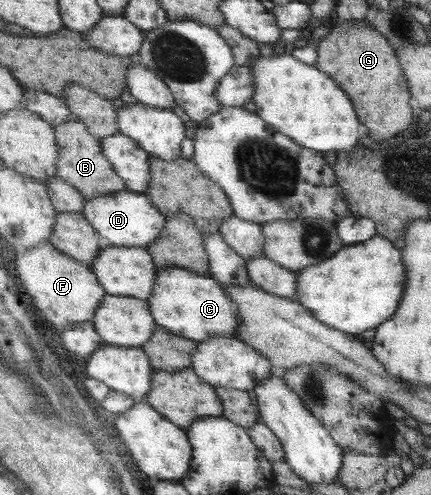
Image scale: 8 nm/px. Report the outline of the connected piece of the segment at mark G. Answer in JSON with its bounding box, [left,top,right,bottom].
[315,19,415,142]

